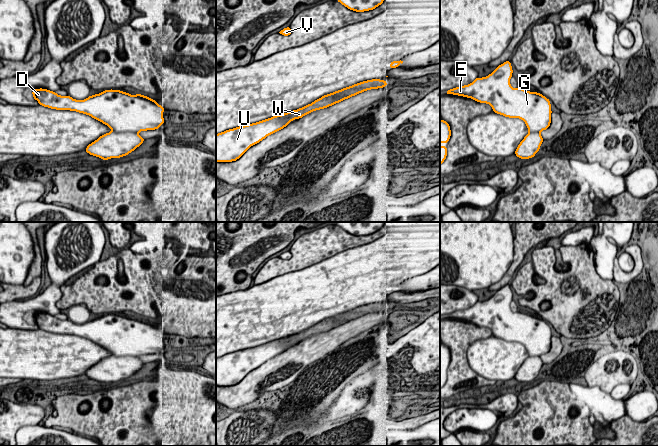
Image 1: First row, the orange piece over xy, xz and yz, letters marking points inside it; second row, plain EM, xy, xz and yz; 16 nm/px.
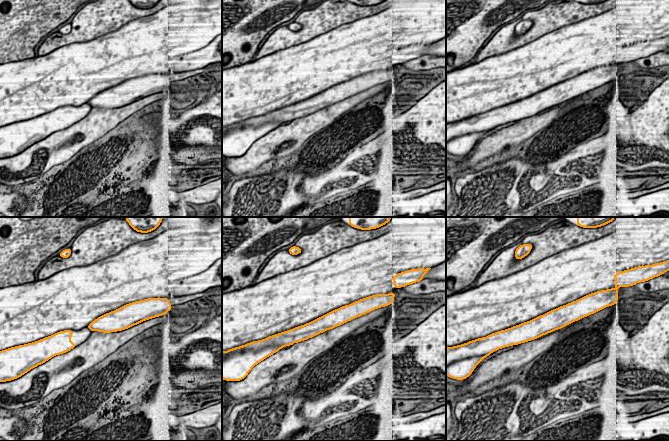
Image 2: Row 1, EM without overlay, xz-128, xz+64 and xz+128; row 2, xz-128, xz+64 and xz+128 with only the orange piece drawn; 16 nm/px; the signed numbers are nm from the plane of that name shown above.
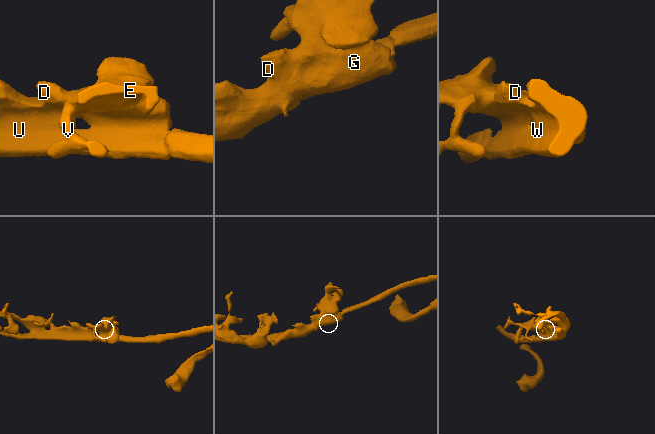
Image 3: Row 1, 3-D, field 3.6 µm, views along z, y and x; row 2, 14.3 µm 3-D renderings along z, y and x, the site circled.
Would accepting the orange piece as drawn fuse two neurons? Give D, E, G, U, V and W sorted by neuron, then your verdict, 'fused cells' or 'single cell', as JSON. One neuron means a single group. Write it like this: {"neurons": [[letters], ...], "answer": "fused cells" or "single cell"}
{"neurons": [["D", "E", "G", "U", "V"], ["W"]], "answer": "fused cells"}

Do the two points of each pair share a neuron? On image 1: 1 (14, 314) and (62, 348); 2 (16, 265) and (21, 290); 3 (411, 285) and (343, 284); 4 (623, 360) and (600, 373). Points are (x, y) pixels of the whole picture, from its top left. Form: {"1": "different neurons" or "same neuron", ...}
{"1": "different neurons", "2": "different neurons", "3": "different neurons", "4": "same neuron"}

